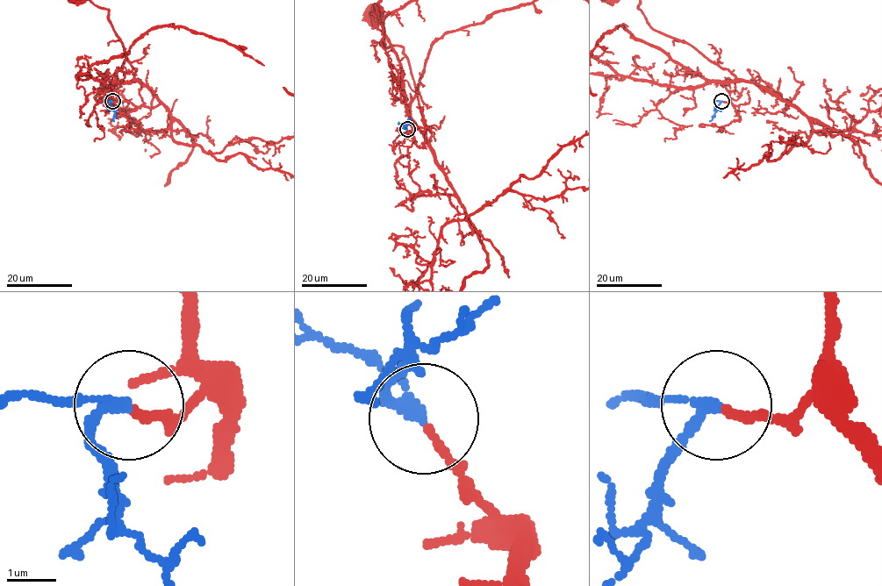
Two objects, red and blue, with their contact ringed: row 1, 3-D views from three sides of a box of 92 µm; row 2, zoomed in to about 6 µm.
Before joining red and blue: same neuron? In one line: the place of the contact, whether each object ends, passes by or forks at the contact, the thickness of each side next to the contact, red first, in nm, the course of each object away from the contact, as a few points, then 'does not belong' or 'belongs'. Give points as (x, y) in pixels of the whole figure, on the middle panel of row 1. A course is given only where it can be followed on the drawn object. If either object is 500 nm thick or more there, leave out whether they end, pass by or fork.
place (407, 129); red ends; blue passes by; calibres 150 and 170 nm; course red (407, 130), (412, 137), (418, 129), (428, 142), (431, 134), (410, 63), (403, 47), (385, 46), (376, 15); course blue (407, 129), (405, 127), (410, 123), (409, 117); belongs

